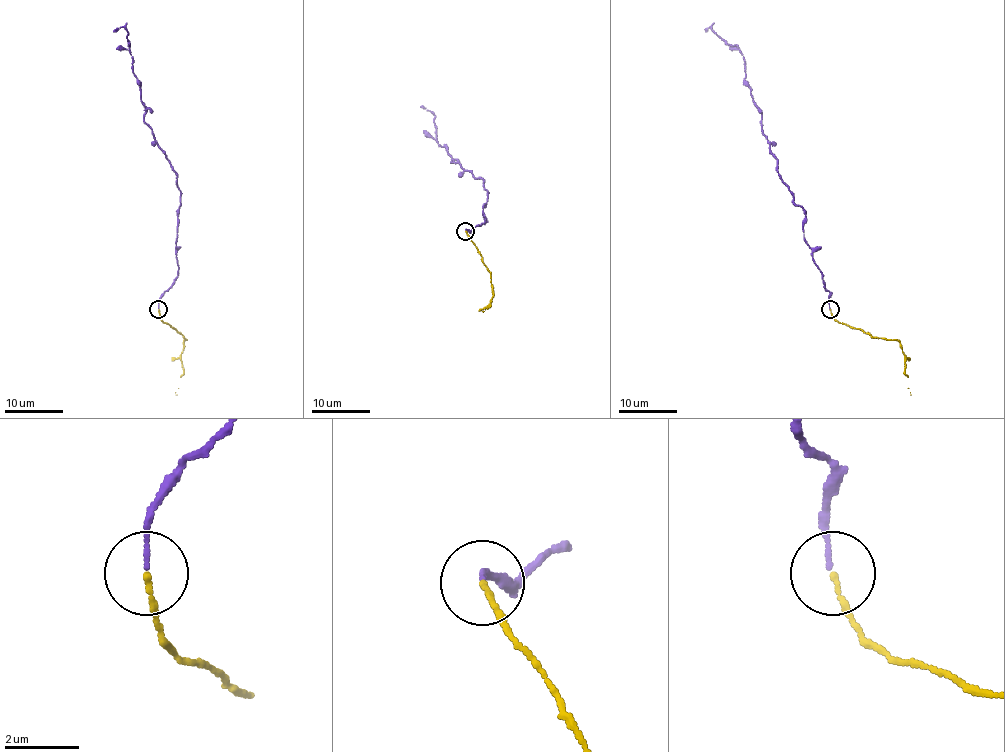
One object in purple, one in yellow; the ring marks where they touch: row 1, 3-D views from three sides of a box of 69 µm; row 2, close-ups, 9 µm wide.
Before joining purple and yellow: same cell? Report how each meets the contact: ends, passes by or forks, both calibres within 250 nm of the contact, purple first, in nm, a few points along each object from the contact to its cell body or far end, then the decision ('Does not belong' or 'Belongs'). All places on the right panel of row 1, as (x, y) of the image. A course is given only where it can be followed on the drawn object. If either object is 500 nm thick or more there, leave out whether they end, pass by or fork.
At the ring purple ends. At the ring yellow ends. Thickness 110 nm (purple) against 140 nm. Course of purple: (829, 309), (803, 236), (805, 211), (777, 170), (742, 52), (710, 27), (705, 32). Course of yellow: (829, 309), (837, 320), (860, 328), (872, 337), (896, 339), (904, 354), (911, 395). Belongs

